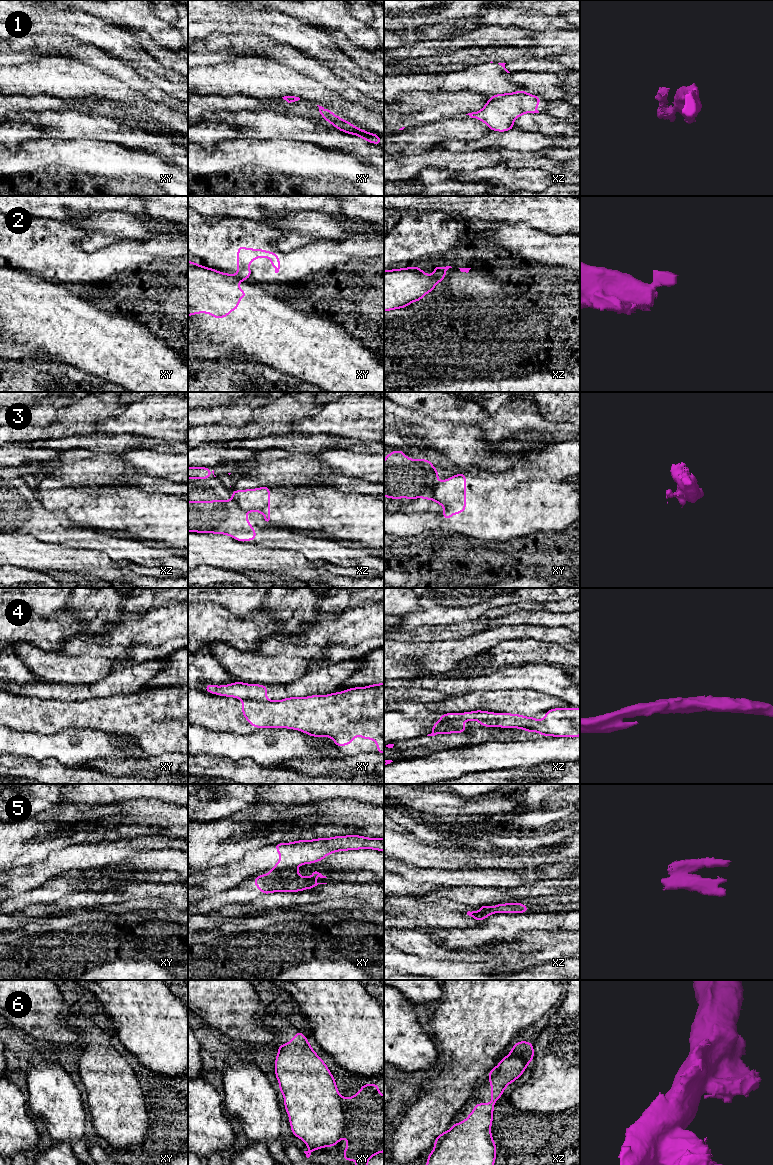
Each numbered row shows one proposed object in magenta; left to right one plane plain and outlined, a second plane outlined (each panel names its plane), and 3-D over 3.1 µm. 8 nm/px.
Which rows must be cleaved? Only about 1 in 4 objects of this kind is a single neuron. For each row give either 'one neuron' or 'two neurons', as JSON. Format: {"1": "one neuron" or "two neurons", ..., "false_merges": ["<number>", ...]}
{"1": "two neurons", "2": "two neurons", "3": "two neurons", "4": "two neurons", "5": "two neurons", "6": "one neuron", "false_merges": ["1", "2", "3", "4", "5"]}

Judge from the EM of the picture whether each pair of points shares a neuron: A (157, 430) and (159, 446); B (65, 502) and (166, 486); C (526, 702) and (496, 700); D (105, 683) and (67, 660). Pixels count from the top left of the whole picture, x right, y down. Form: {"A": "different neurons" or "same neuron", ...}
{"A": "different neurons", "B": "different neurons", "C": "same neuron", "D": "different neurons"}

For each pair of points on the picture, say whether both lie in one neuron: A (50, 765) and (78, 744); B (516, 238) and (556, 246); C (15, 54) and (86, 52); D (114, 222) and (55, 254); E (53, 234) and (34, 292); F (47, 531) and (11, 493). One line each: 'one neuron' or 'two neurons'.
A: two neurons
B: one neuron
C: one neuron
D: two neurons
E: two neurons
F: one neuron

